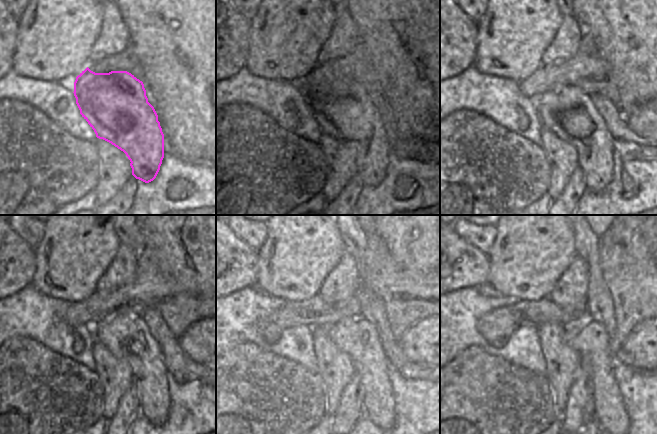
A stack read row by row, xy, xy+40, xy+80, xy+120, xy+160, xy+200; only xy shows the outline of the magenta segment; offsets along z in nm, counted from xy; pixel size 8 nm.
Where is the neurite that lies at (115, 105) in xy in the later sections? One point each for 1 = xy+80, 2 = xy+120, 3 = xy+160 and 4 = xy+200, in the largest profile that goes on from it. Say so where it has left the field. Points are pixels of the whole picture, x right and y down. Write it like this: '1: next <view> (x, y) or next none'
1: next xy+80 (569, 112)
2: next xy+120 (125, 334)
3: next xy+160 (359, 339)
4: next xy+200 (609, 411)

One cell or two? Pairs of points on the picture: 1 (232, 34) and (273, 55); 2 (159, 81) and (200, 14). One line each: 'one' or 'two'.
1: two
2: one

